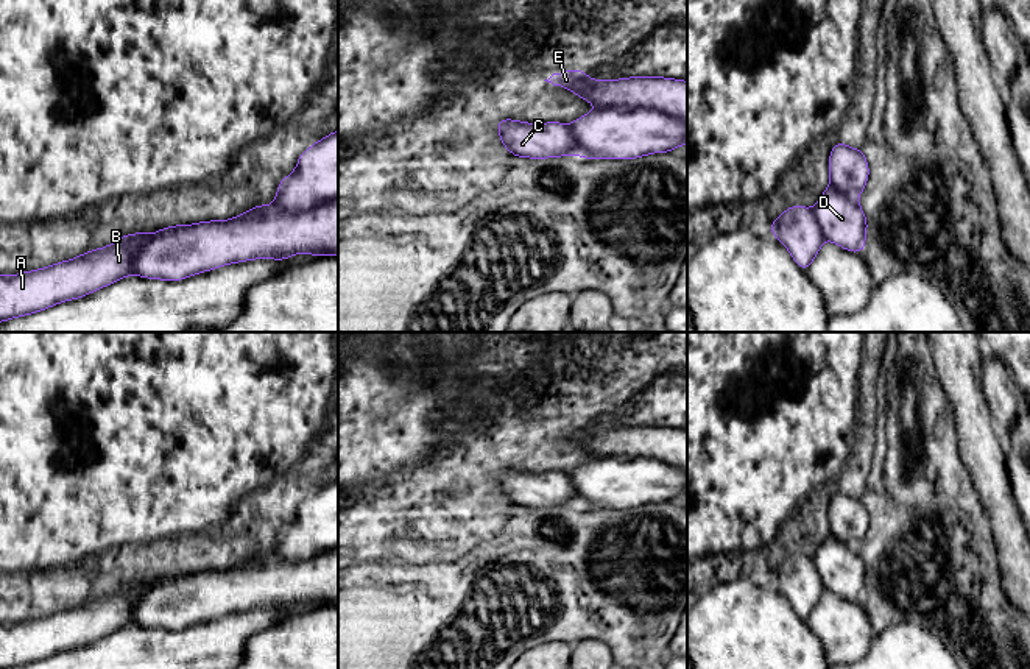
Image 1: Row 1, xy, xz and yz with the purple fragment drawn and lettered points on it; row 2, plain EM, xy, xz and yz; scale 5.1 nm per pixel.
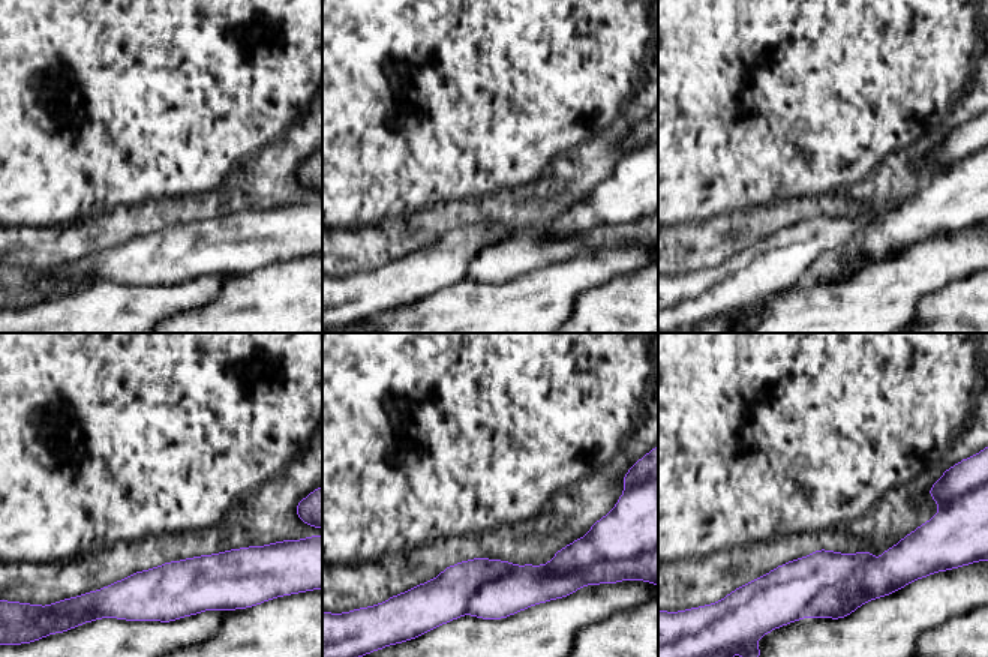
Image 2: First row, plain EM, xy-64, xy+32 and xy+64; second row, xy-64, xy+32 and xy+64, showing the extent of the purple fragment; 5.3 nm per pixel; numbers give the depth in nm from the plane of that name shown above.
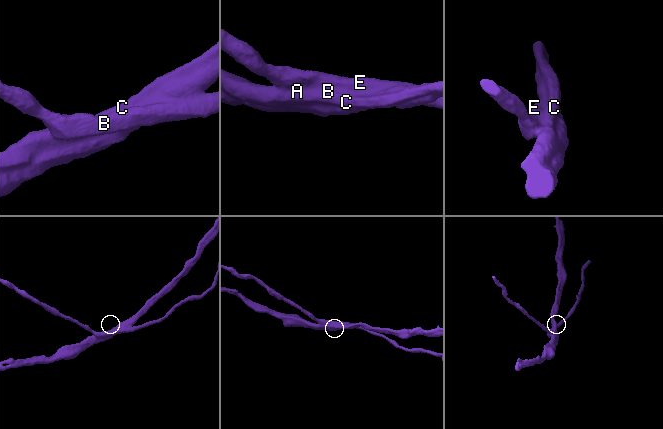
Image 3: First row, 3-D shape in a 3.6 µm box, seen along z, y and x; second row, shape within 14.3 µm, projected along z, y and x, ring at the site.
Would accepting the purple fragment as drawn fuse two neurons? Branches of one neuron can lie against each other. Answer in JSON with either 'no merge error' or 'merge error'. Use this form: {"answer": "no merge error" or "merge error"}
{"answer": "merge error"}

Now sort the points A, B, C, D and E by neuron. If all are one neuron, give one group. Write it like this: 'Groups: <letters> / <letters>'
Groups: A B C D / E

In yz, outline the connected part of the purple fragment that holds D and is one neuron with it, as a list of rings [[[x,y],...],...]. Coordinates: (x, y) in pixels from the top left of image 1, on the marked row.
[[[837,142],[829,153],[829,178],[812,207],[823,237],[849,253],[863,253],[868,220],[857,201],[870,178],[863,150]]]

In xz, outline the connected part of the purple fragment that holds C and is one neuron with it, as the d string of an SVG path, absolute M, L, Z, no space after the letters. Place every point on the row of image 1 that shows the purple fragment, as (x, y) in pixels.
M595 109L583 114L572 123L530 123L514 119L500 119L496 128L500 134L500 143L514 158L528 159L580 156L589 161L626 161L654 153L673 153L675 148L687 143L687 122L656 109Z

